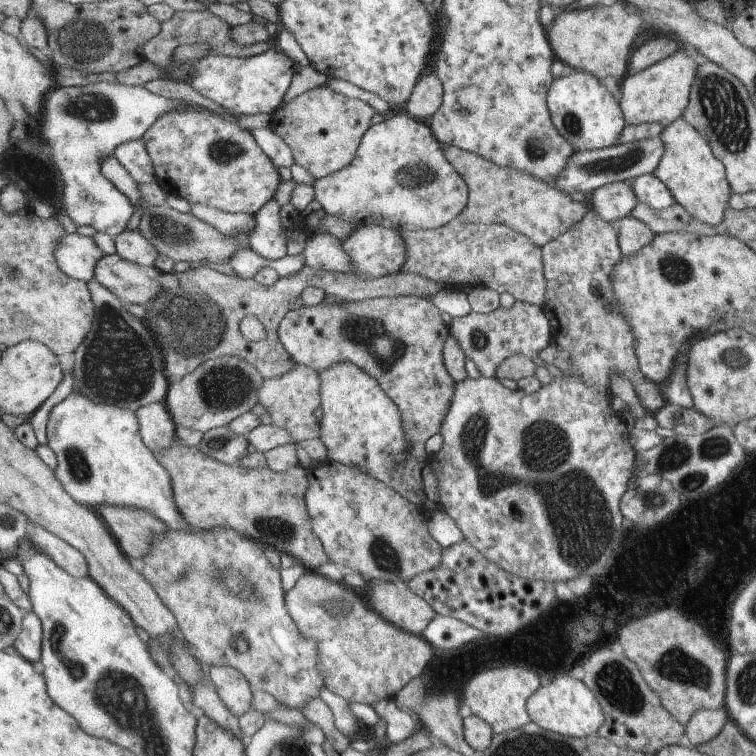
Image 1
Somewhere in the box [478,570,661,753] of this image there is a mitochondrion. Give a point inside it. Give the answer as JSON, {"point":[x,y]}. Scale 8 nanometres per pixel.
{"point":[615,683]}

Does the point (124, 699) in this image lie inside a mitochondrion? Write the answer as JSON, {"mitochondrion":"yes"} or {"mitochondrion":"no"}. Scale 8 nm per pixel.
{"mitochondrion":"yes"}

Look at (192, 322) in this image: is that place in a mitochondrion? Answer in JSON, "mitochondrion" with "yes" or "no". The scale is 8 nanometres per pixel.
{"mitochondrion":"yes"}

